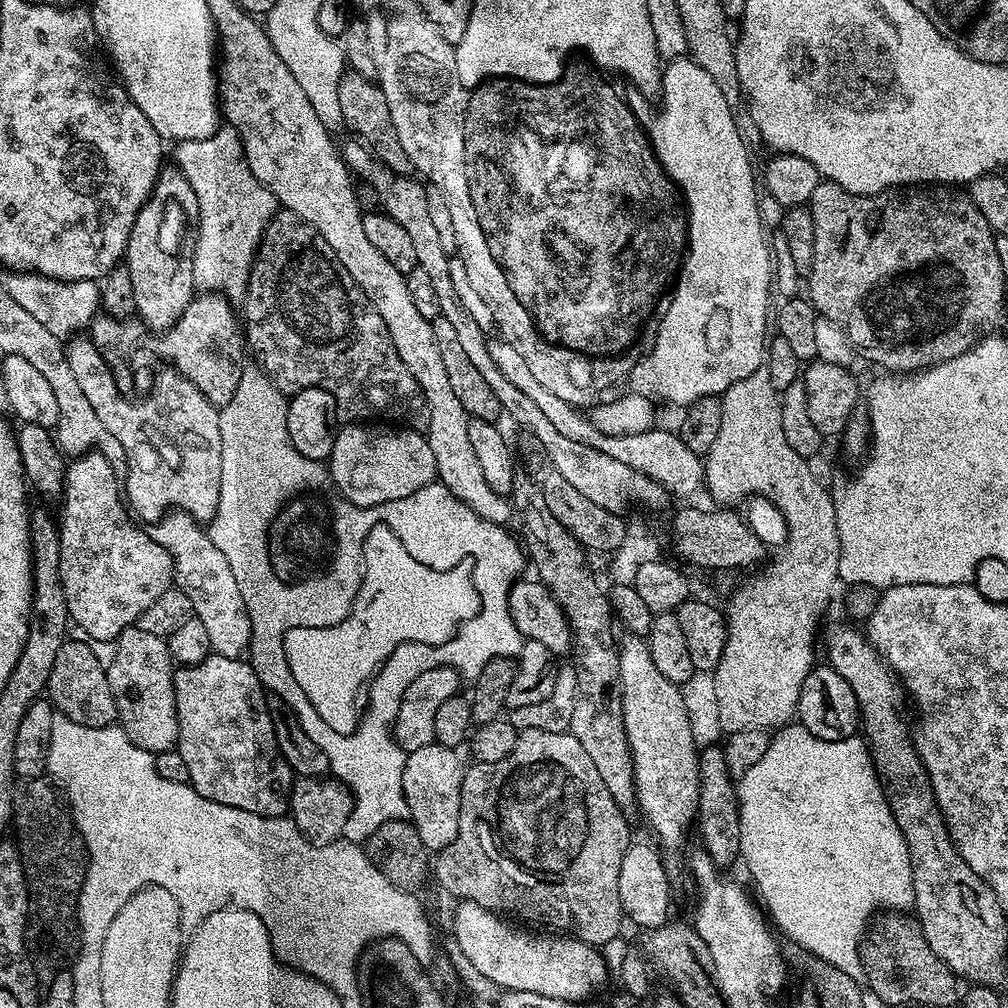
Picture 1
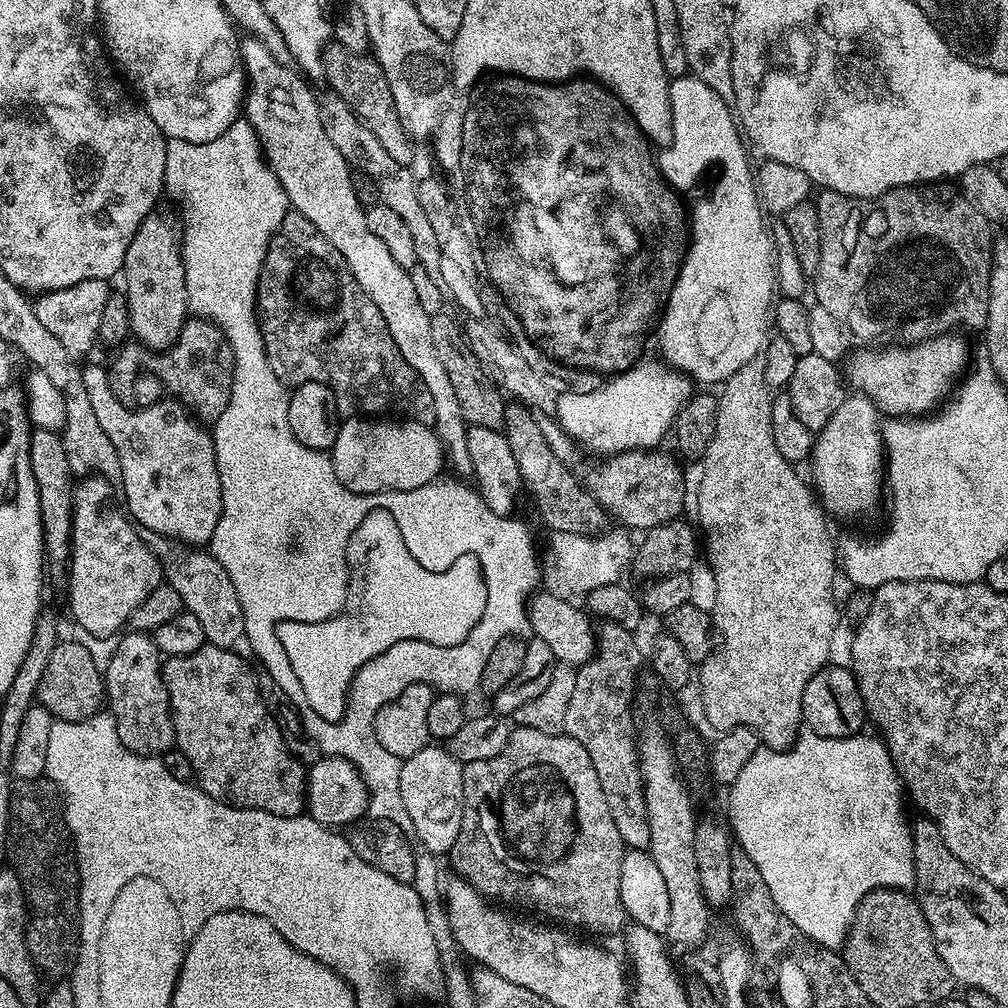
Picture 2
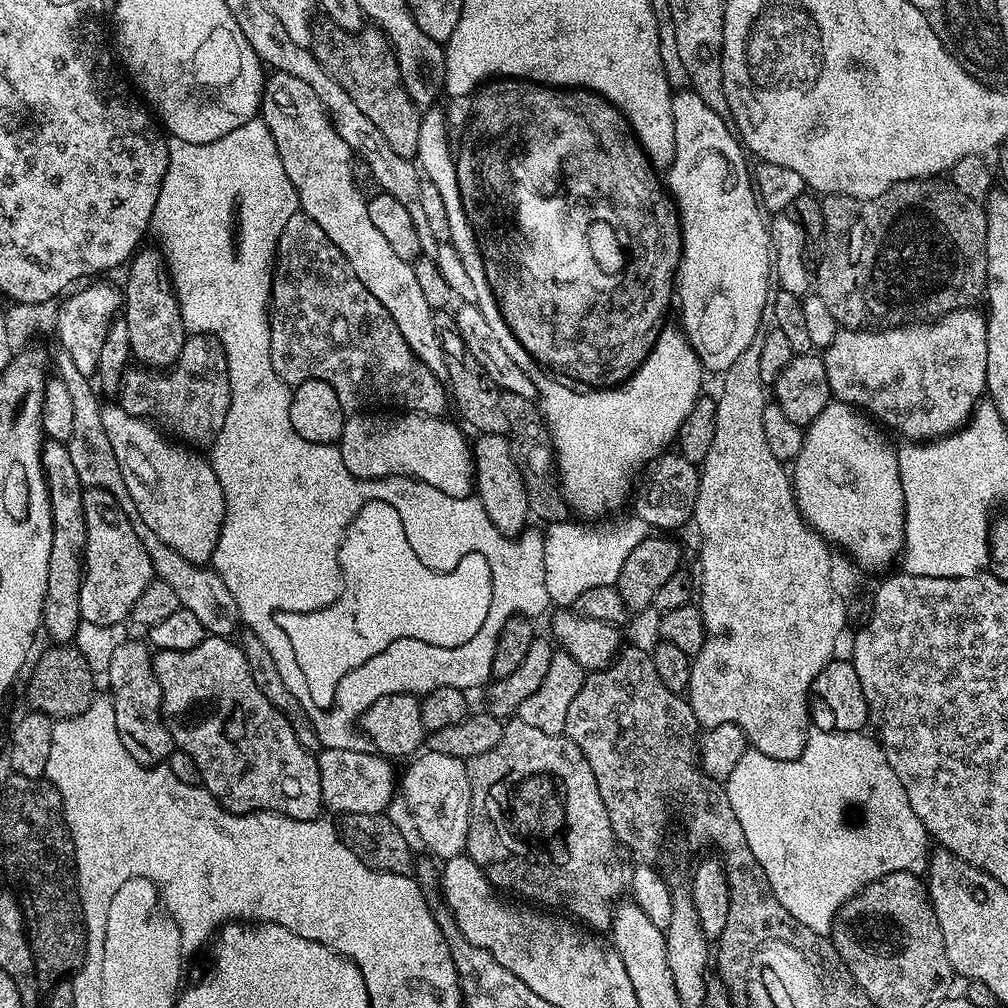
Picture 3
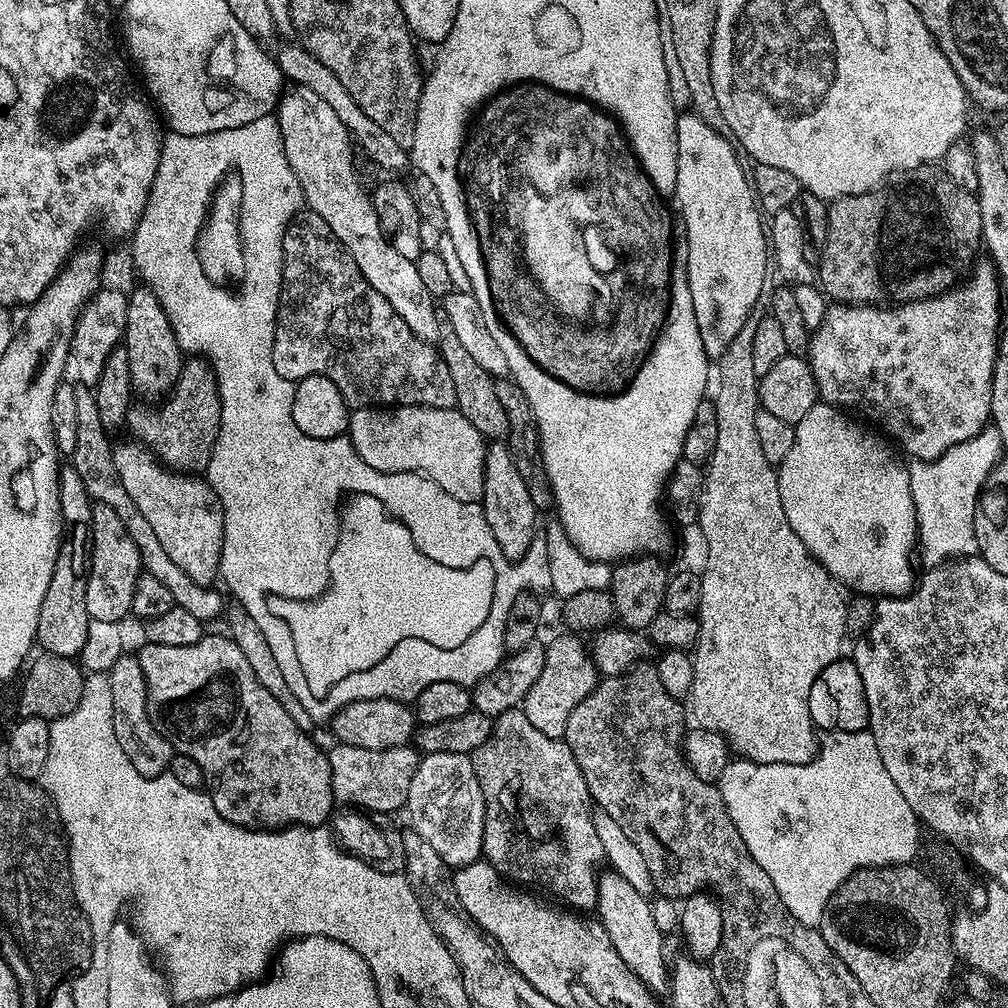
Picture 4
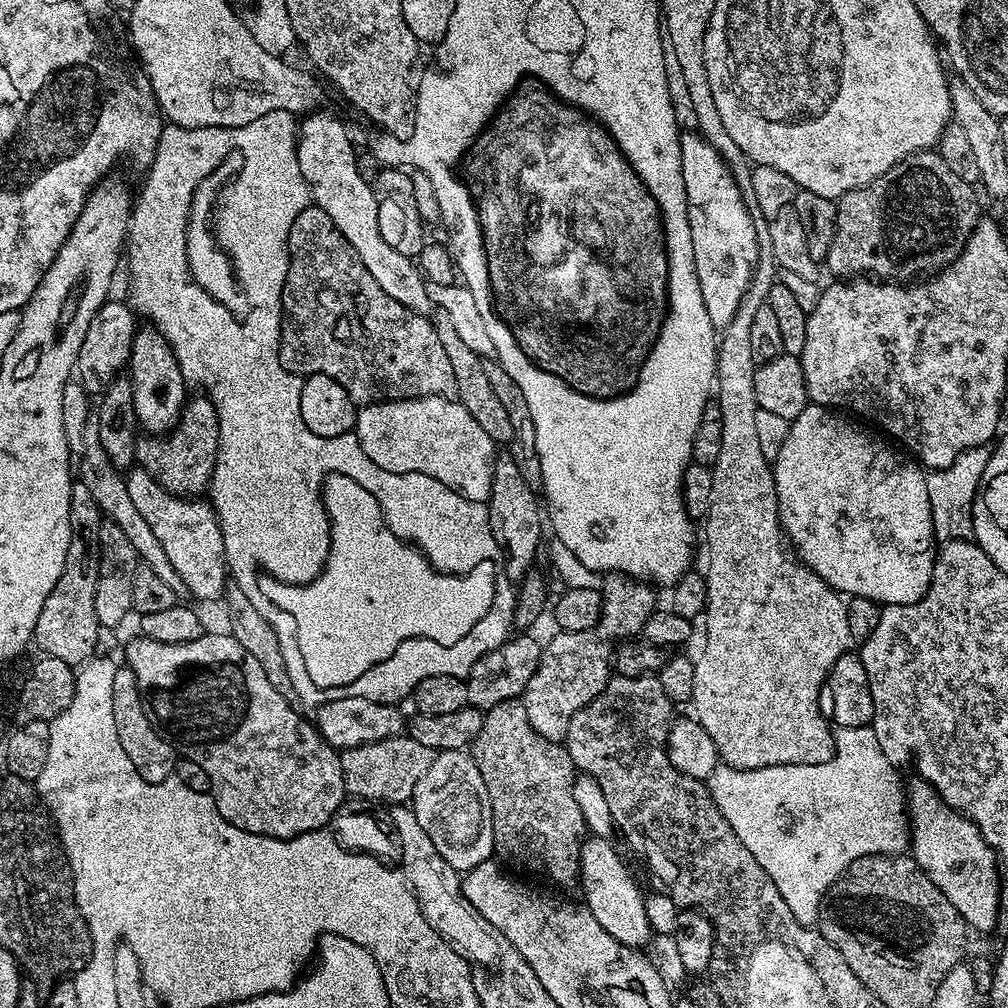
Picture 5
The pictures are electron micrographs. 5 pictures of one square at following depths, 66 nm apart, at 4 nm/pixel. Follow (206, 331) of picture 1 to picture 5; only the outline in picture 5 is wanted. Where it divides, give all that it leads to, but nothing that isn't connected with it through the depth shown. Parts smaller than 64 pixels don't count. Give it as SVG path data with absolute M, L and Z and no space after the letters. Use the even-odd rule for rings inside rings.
M203 394L189 399L180 413L180 421L164 435L144 434L136 441L136 464L167 492L185 498L200 498L209 491L218 454L220 427L216 408Z

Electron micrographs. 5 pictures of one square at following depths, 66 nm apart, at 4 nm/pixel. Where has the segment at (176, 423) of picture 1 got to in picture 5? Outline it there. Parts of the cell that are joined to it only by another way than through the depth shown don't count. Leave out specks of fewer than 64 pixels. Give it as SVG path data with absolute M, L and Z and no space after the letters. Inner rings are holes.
M136 466L127 473L130 498L142 514L146 526L154 532L154 538L162 546L163 553L170 560L170 566L184 583L187 595L197 596L200 600L216 600L225 595L226 557L224 539L220 533L220 523L216 509L204 498L185 498L167 492L143 468Z

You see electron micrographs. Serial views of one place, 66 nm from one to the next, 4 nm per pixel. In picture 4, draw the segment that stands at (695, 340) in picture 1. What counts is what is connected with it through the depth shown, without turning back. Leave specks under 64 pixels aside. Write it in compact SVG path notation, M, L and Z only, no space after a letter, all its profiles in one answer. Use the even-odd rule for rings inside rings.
M684 110L677 115L676 133L678 134L678 182L676 183L676 191L674 193L674 201L680 207L680 216L684 219L683 239L688 241L688 251L686 259L688 259L688 268L686 267L686 275L688 285L690 286L690 298L694 302L694 318L698 322L698 330L702 334L702 344L709 358L719 358L726 354L726 350L730 346L730 342L734 342L734 338L738 338L738 334L749 323L748 315L753 315L754 306L758 302L758 298L762 294L762 286L769 279L768 268L770 272L770 245L766 235L766 224L762 219L762 213L757 205L755 195L750 183L749 173L744 172L744 168L740 165L740 160L736 157L737 149L734 147L733 141L727 135L719 136L721 133L710 127L702 119L691 110Z

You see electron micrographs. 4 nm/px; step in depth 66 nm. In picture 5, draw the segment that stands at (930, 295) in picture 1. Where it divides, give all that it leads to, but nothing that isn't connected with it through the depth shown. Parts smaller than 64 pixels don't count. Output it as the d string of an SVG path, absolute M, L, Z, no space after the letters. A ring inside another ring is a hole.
M939 151L913 152L886 170L886 174L874 178L874 182L850 190L836 200L836 229L826 268L836 278L865 276L884 282L912 282L925 274L935 273L946 264L953 264L976 229L976 190L950 171L950 166L942 162Z

